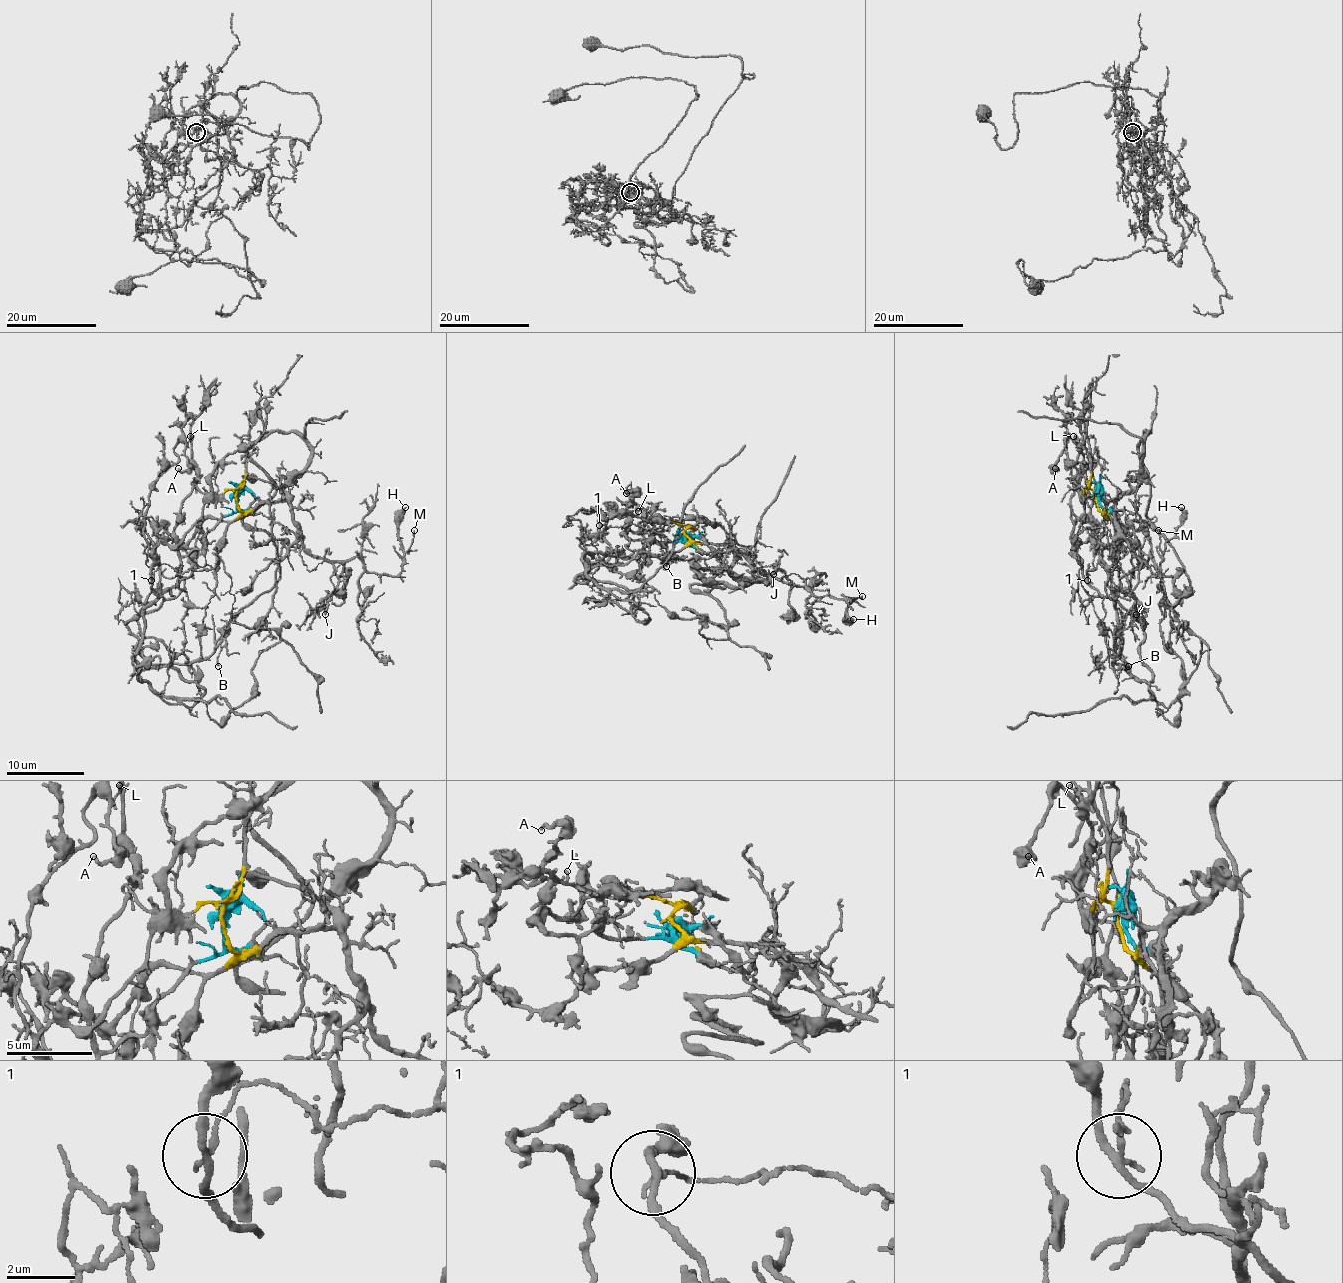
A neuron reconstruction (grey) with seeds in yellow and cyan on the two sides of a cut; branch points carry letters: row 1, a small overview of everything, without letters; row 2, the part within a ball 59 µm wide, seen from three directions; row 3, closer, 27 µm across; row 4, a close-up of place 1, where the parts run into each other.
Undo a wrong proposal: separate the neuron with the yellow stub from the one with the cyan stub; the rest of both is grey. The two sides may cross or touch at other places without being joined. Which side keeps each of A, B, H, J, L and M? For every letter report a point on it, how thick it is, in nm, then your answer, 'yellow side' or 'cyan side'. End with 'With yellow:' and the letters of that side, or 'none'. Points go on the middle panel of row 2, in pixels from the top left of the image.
A: at (626, 493); 200 nm thick; cyan side
B: at (666, 566); 120 nm thick; cyan side
H: at (853, 619); 360 nm thick; yellow side
J: at (773, 574); 130 nm thick; yellow side
L: at (638, 511); 130 nm thick; cyan side
M: at (862, 596); 140 nm thick; yellow side
With yellow: H, J, M

